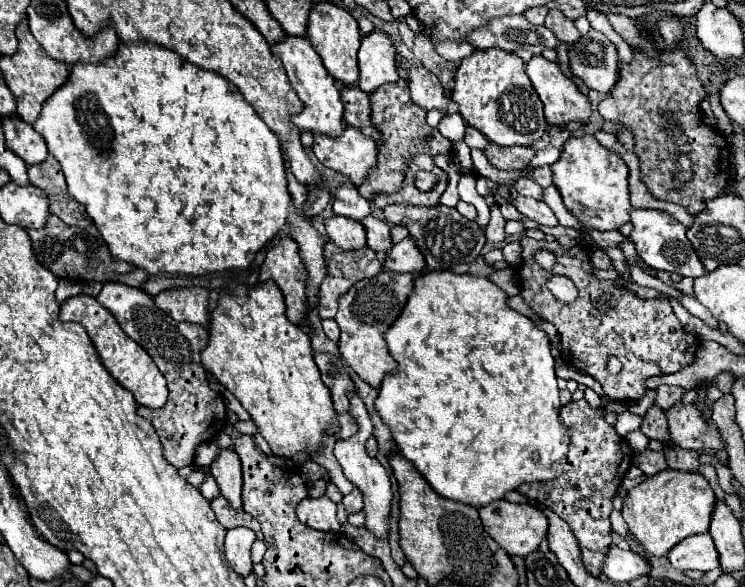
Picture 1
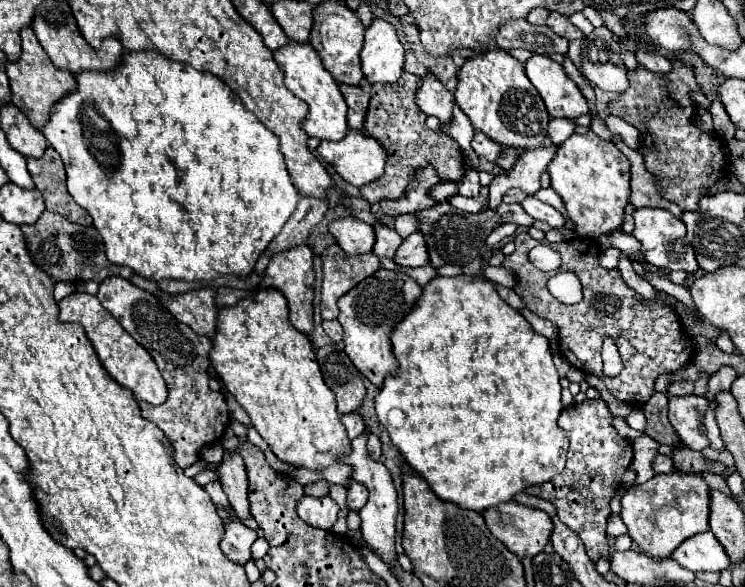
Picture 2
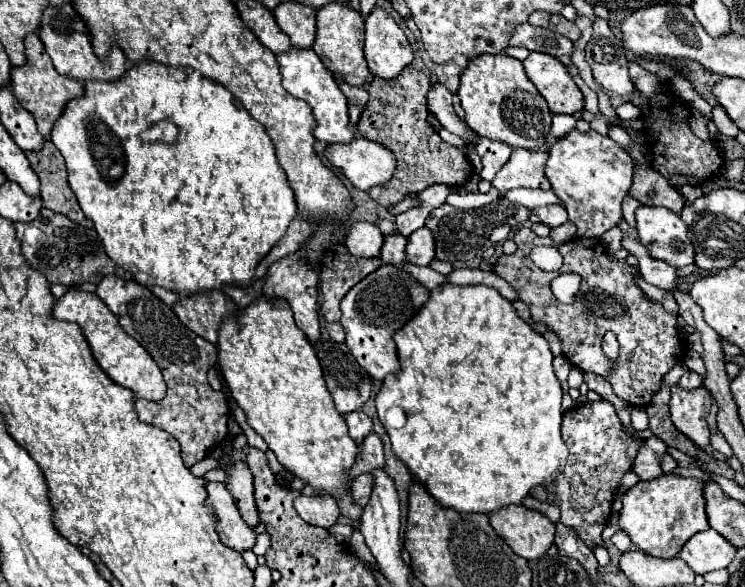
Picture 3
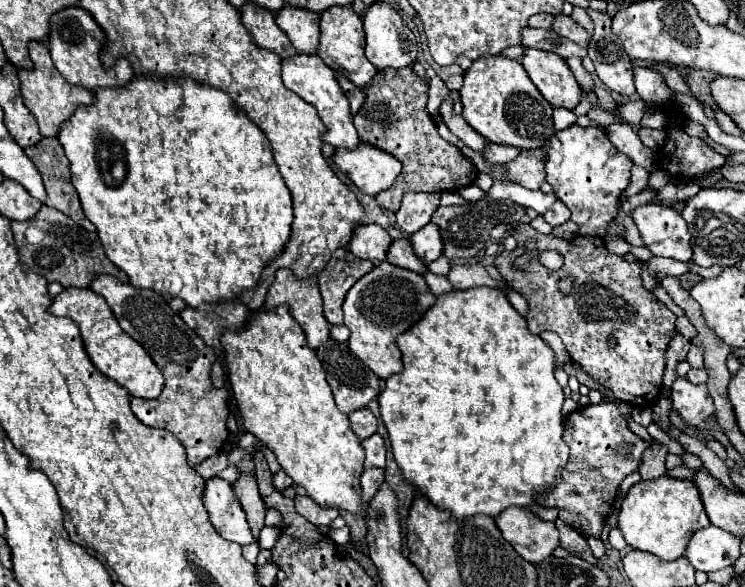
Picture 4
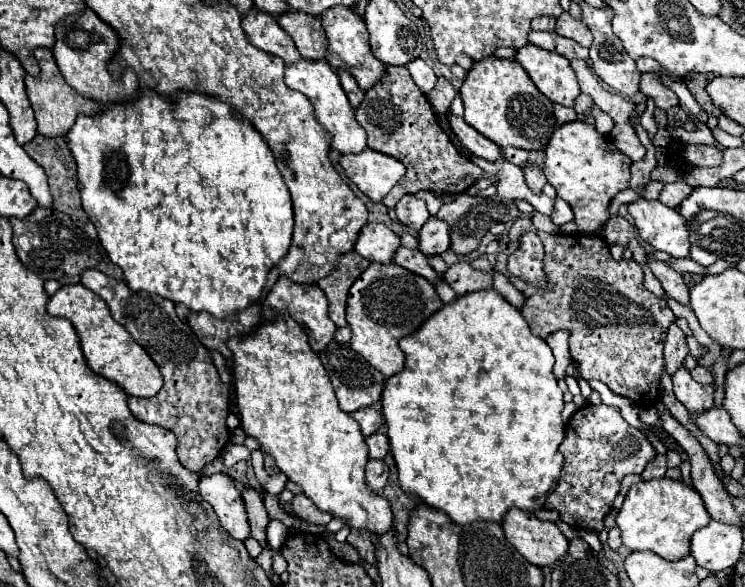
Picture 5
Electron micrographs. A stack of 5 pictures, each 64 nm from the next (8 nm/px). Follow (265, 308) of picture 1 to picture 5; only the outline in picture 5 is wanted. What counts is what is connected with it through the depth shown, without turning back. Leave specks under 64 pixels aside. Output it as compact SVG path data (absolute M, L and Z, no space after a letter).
M280 314L276 322L264 320L258 332L250 336L230 338L228 348L234 352L232 372L240 424L248 436L260 442L262 452L276 460L276 466L282 470L282 474L296 482L322 512L330 512L334 518L340 518L348 528L368 532L372 536L382 536L394 530L394 510L388 498L372 492L364 480L368 464L366 438L362 436L356 420L340 410L332 382L328 380L320 358L312 352L306 332L300 328L300 324L290 320L288 314Z

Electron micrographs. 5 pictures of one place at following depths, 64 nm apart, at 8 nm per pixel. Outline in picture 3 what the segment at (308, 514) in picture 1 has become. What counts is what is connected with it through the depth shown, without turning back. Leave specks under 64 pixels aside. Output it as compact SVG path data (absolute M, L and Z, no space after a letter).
M298 496L294 500L294 508L302 520L306 520L312 526L322 526L322 528L330 528L340 516L336 500L332 500L328 496L322 496L322 498Z

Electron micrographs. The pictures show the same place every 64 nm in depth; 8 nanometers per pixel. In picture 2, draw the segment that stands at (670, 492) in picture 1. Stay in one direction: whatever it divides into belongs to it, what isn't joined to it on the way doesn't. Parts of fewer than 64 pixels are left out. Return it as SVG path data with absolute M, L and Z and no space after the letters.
M670 472L656 474L644 484L634 484L622 496L622 522L630 538L652 558L670 558L672 552L690 536L708 530L710 488L698 474Z

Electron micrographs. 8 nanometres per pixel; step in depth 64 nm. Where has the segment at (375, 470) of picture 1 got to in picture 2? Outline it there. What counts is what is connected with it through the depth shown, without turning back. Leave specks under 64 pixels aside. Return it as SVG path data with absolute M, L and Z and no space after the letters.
M366 434L358 436L356 440L352 440L352 454L350 456L344 456L344 464L350 464L354 468L354 480L360 480L368 486L368 502L366 506L358 512L360 518L362 518L362 526L360 526L360 532L366 540L366 544L372 548L374 554L378 554L382 558L384 564L392 566L392 562L396 562L396 548L394 548L394 538L396 538L396 516L398 516L398 494L396 494L396 488L392 484L392 478L390 478L390 472L386 470L386 466L382 462L374 462L368 458L368 452L366 452Z

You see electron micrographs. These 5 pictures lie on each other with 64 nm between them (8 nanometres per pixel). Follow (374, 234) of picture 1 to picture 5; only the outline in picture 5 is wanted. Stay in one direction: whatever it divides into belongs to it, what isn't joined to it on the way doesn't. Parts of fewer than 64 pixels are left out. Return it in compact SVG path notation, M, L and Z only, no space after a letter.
M400 246L400 248L396 250L394 262L396 262L398 266L402 266L402 268L410 270L410 272L416 272L416 274L420 274L420 276L428 278L434 286L442 280L442 276L440 276L440 274L438 274L430 264L428 264L426 256L424 256L422 252L418 252L418 250L410 250L410 248Z

